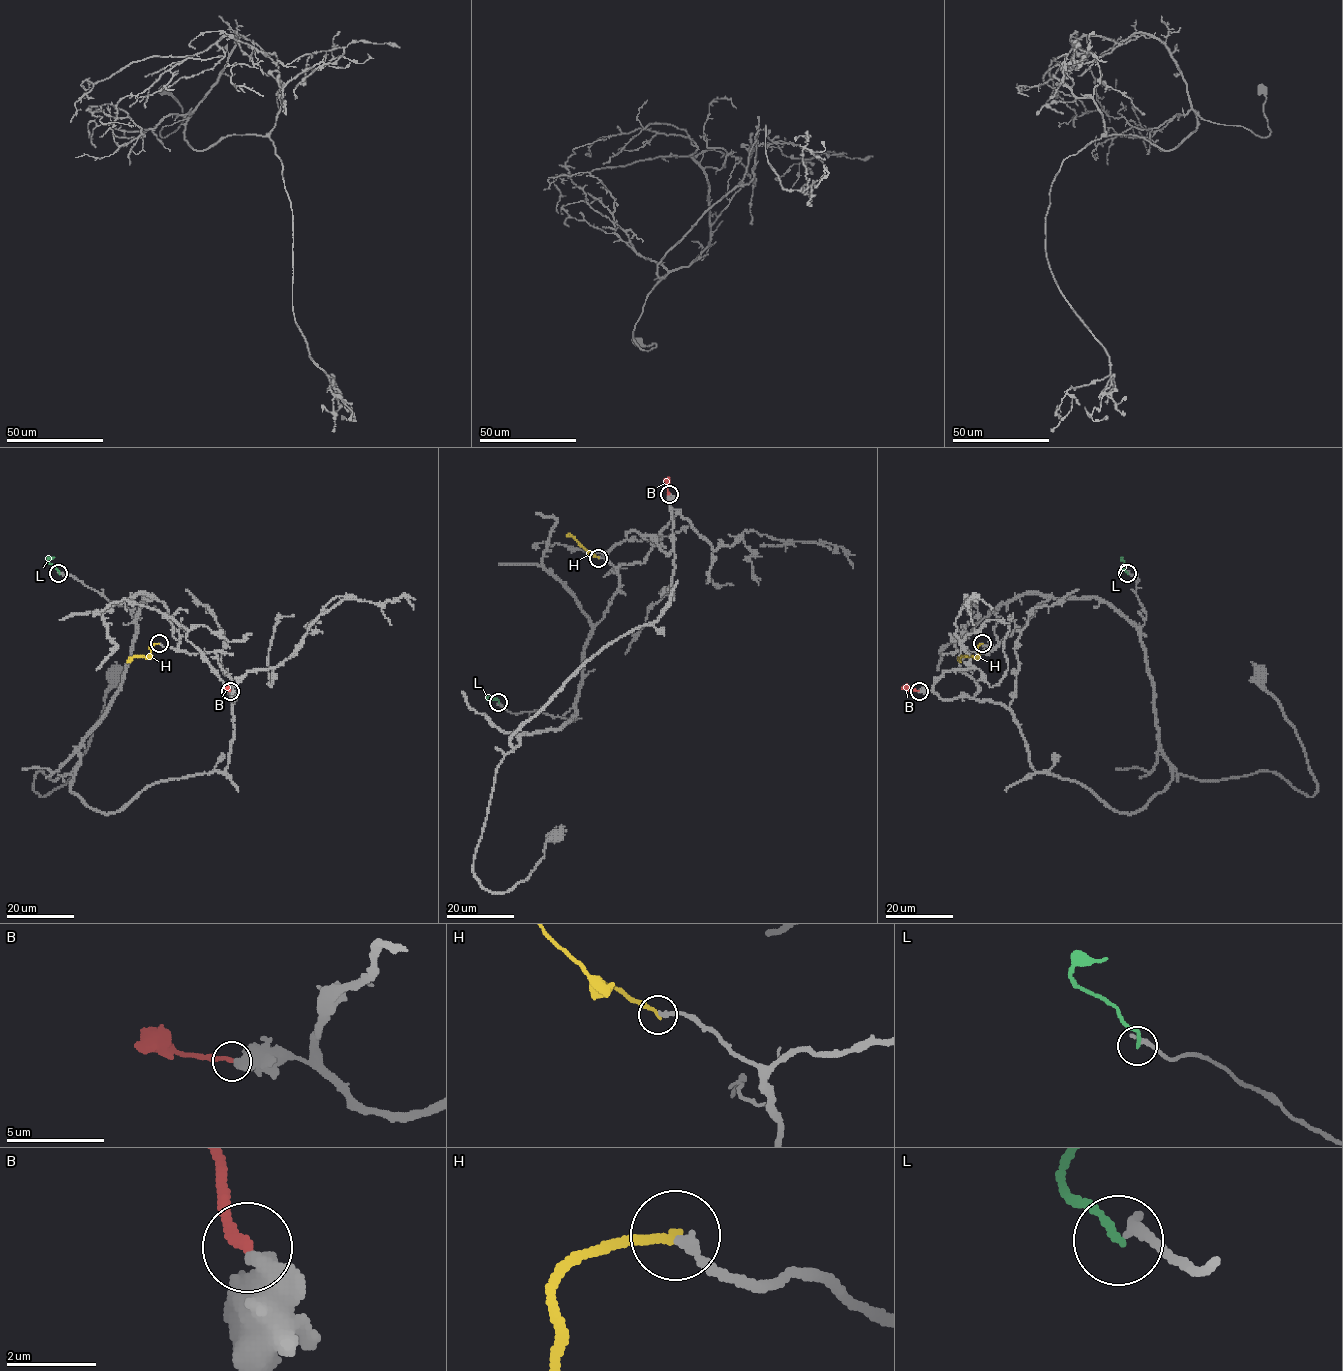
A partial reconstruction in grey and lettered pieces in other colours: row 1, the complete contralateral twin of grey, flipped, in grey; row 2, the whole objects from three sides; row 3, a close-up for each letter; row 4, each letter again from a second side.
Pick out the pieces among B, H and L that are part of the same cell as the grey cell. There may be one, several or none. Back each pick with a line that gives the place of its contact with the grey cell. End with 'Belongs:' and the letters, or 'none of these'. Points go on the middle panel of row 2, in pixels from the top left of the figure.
L: contact (498, 702)
Belongs: L

